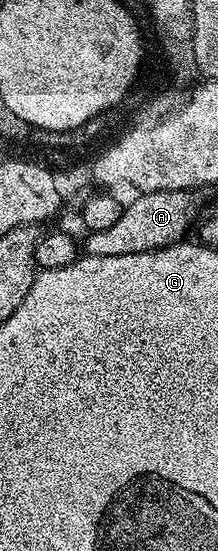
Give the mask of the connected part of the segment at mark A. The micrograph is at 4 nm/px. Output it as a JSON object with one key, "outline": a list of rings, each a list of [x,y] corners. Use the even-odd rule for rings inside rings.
{"outline":[[[194,190],[144,192],[135,195],[133,197],[135,200],[123,207],[119,220],[109,230],[96,230],[85,237],[87,239],[86,244],[84,240],[85,255],[140,254],[185,241],[186,231],[190,227],[193,229],[199,219],[198,211],[202,208],[202,200],[198,196],[201,195]]]}

